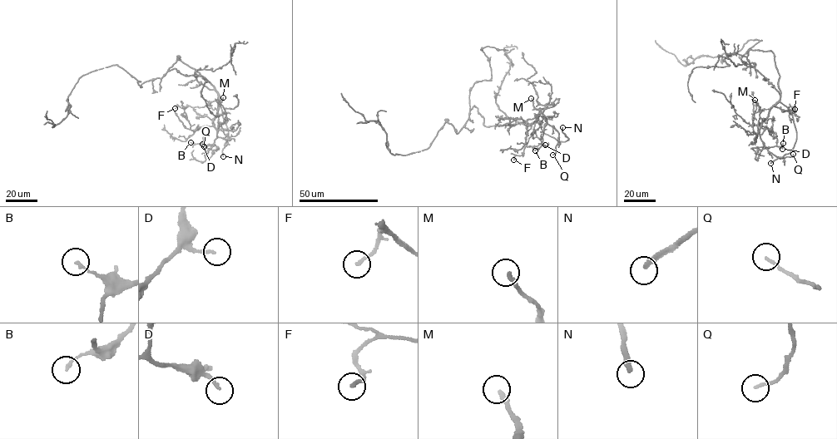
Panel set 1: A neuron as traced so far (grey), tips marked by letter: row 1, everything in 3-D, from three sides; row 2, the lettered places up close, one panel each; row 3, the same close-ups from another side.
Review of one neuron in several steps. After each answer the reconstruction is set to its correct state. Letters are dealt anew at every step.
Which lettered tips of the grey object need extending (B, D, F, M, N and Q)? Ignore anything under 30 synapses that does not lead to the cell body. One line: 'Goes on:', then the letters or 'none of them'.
Goes on: M, N

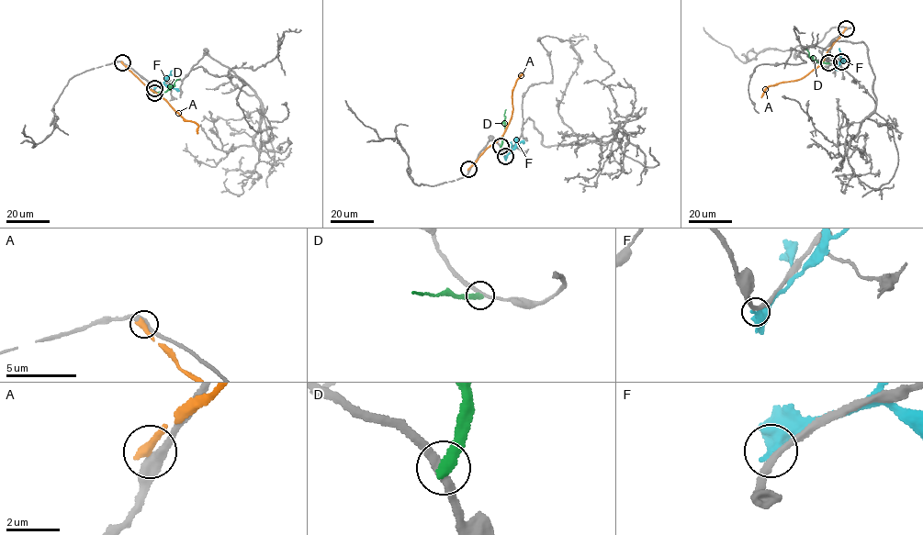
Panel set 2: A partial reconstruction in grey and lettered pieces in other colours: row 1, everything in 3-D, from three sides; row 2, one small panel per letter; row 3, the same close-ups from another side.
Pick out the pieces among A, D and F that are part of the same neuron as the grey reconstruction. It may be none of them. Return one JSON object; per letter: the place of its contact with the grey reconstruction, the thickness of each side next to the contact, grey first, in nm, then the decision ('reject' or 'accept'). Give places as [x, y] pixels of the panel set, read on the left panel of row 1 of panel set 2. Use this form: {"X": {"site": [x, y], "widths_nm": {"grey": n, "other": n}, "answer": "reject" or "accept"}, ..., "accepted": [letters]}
{"A": {"site": [122, 62], "widths_nm": {"grey": 400, "other": 400}, "answer": "reject"}, "D": {"site": [154, 93], "widths_nm": {"grey": 240, "other": 400}, "answer": "reject"}, "F": {"site": [154, 88], "widths_nm": {"grey": 240, "other": 460}, "answer": "reject"}, "accepted": []}

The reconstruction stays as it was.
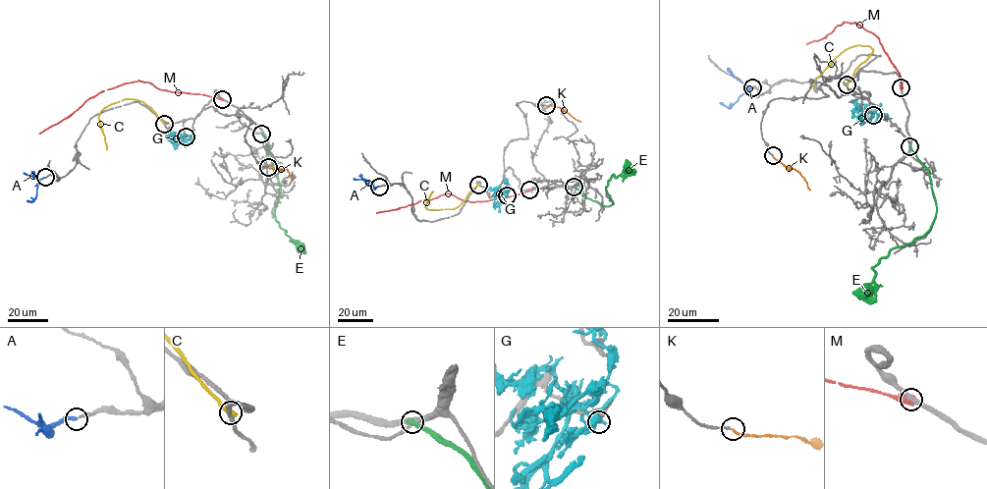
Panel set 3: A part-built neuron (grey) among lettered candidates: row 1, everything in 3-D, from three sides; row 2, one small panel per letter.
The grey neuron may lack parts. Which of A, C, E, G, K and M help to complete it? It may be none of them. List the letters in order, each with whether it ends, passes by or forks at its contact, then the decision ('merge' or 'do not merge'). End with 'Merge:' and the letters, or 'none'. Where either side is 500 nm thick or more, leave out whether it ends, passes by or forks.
A: it ends there; merge
C: it ends there; do not merge
E: it ends there; do not merge
G: it ends there; do not merge
K: it ends there; merge
M: do not merge
Merge: A, K

